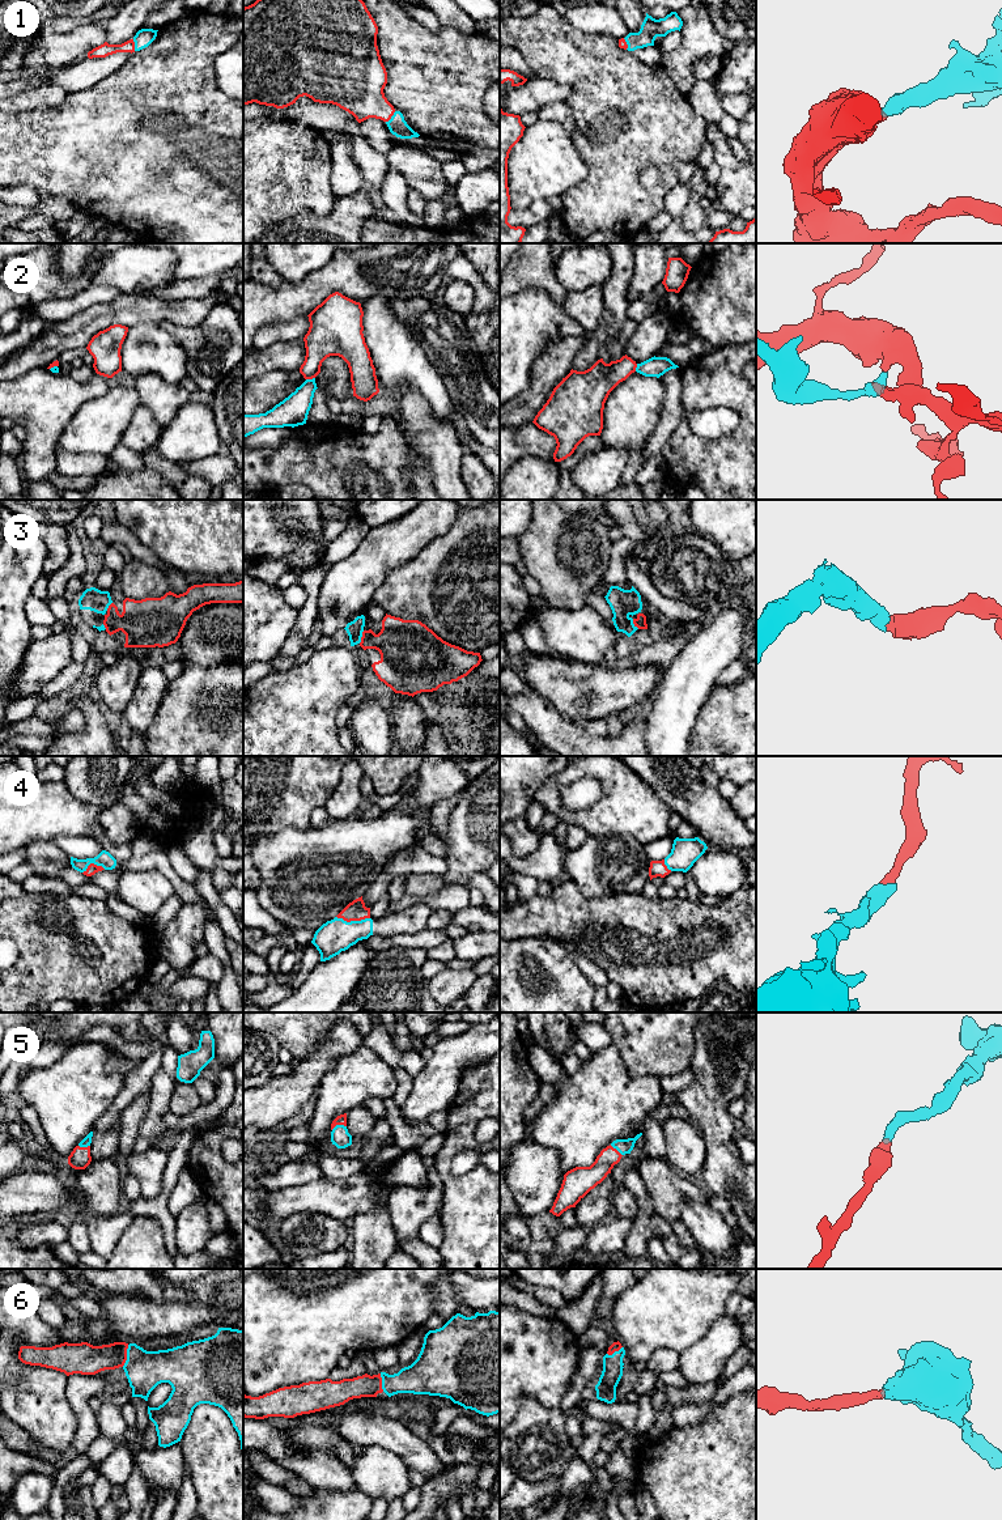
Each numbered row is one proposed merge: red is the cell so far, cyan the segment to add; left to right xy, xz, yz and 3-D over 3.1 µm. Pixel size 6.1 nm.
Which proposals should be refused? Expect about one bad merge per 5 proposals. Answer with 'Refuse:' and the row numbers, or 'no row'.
Refuse: 2

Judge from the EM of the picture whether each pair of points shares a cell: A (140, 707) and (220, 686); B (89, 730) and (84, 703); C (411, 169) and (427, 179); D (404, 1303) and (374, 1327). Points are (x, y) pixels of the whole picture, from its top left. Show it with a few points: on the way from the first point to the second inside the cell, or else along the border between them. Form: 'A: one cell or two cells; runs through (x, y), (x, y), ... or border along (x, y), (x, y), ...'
A: two cells; border along (169, 682), (157, 713), (147, 729)
B: one cell; runs through (90, 724), (90, 709)
C: one cell; runs through (415, 169), (423, 175)
D: one cell; runs through (397, 1311), (382, 1325)

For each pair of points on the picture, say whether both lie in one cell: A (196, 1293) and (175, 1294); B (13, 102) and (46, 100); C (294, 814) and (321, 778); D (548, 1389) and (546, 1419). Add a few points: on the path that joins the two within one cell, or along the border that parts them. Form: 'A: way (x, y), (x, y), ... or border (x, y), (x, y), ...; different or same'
A: way (191, 1293), (181, 1293); same
B: way (21, 102), (38, 100); same
C: way (298, 805), (311, 788); same
D: border (523, 1393), (535, 1397), (546, 1406), (559, 1408); different

